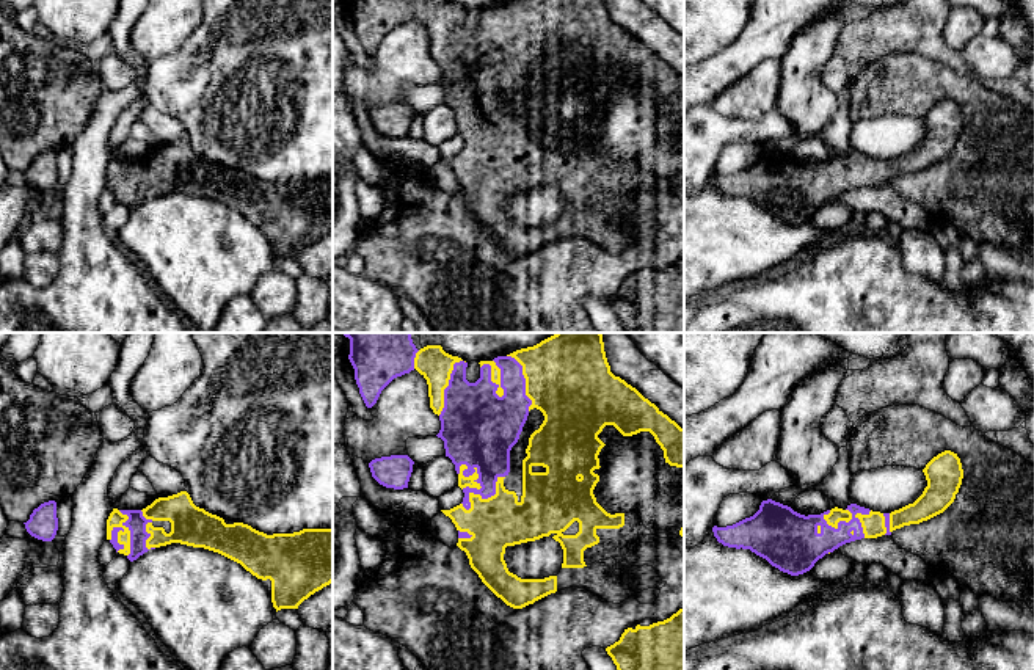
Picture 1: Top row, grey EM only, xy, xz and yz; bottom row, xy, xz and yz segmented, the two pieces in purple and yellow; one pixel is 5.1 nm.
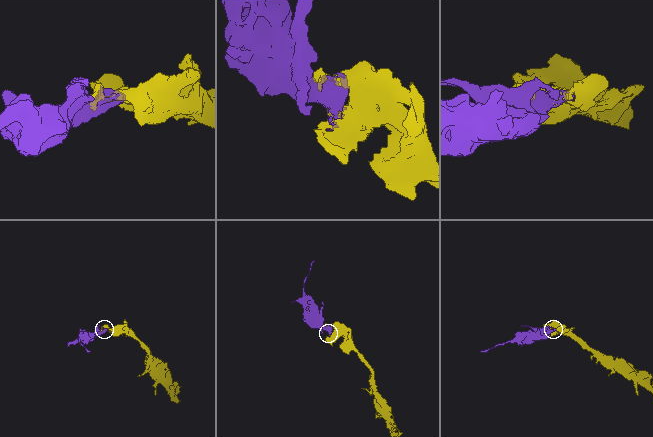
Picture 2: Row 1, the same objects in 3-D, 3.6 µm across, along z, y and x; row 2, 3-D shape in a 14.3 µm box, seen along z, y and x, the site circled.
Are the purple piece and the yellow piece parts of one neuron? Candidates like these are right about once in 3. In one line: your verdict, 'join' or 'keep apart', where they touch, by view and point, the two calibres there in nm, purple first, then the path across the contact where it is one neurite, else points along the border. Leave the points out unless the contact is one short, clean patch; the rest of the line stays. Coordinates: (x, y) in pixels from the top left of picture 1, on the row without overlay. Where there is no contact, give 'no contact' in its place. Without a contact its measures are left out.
join; meets purple in xy at (131, 181); 40 nm thick on the purple side, 80 nm on the other

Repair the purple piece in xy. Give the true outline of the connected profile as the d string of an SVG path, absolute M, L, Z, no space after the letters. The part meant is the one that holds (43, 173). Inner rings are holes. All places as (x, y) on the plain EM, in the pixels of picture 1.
M49 149L41 152L24 173L31 185L42 190L52 190L58 179L56 151Z

